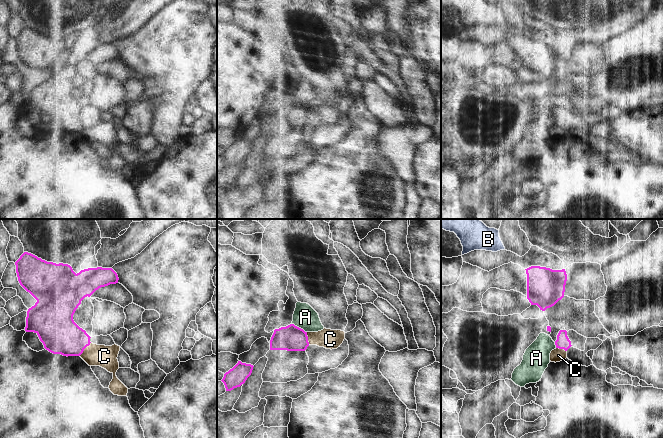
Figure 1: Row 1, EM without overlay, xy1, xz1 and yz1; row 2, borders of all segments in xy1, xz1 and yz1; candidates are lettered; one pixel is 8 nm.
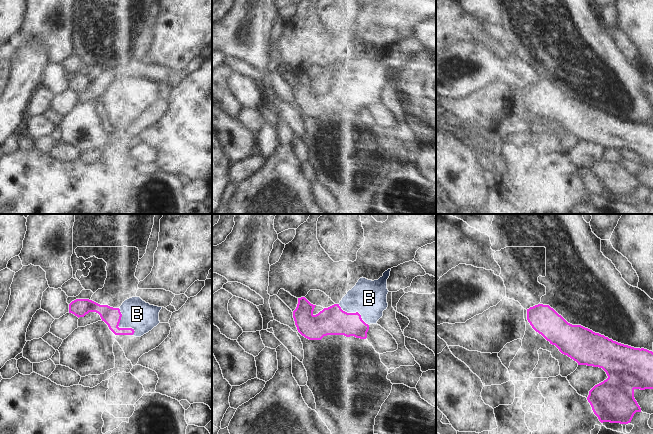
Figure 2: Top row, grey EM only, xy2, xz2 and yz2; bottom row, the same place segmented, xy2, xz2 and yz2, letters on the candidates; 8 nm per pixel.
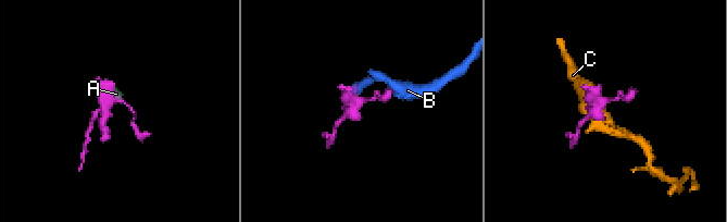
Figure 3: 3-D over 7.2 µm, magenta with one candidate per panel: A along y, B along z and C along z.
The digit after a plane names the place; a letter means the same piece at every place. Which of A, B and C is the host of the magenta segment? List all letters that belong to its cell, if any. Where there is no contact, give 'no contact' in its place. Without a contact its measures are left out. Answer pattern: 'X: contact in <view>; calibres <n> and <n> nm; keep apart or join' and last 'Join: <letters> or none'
A: contact in xz1; calibres 200 and 190 nm; join
B: contact in xy2; calibres 150 and 240 nm; join
C: contact in xy1; calibres 320 and 180 nm; keep apart
Join: A, B

